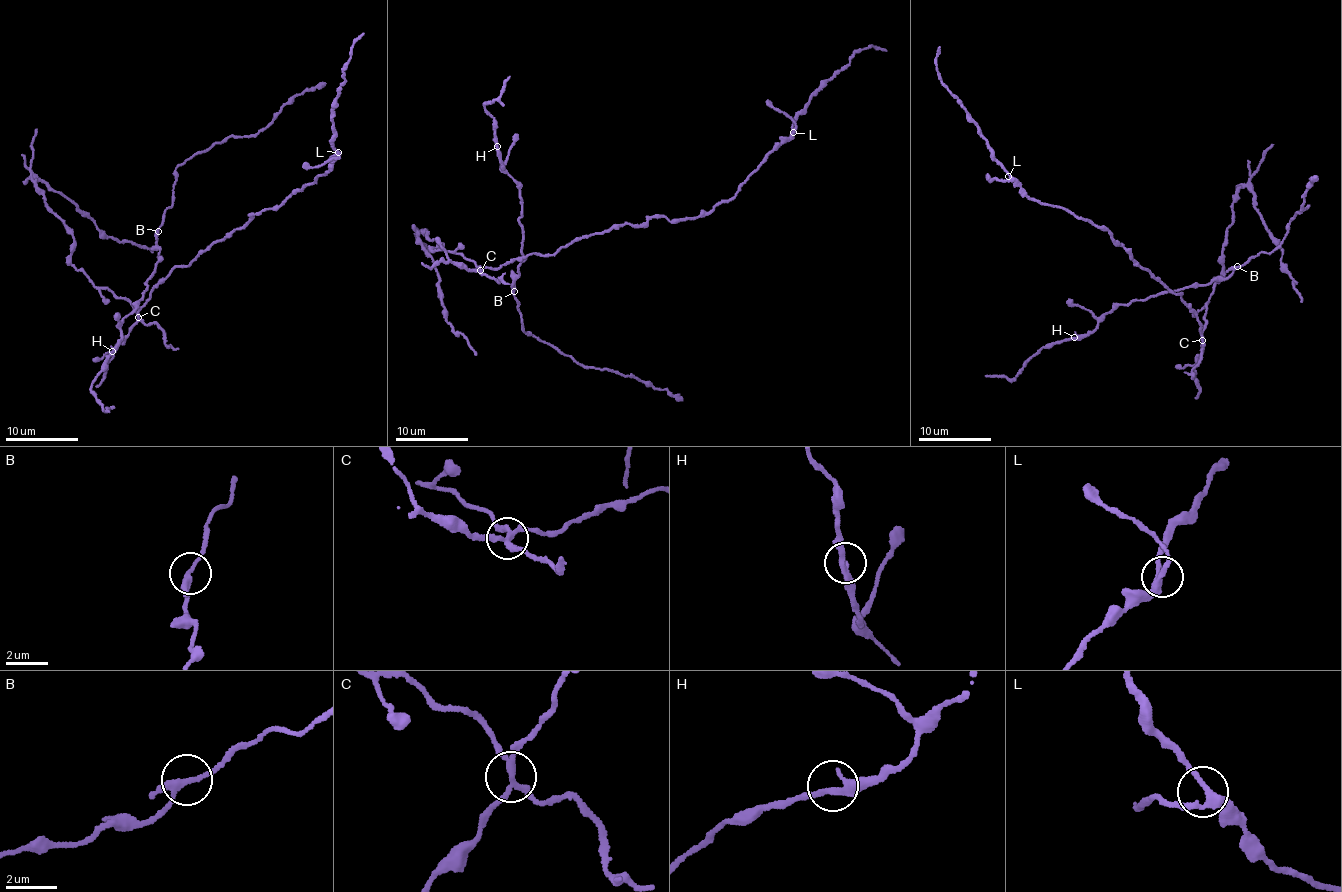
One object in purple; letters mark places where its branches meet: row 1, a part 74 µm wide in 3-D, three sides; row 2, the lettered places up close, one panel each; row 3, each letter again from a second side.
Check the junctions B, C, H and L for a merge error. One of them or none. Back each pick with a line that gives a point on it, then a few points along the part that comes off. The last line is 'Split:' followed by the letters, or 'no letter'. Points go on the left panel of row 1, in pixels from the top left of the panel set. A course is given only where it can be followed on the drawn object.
C: at (138, 317); foreign part runs (137, 317), (124, 299), (97, 289), (75, 269), (73, 234), (31, 179), (75, 204), (107, 236), (152, 253)
Split: C

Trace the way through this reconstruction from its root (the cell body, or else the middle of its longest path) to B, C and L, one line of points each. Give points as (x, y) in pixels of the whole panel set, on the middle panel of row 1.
B: (567, 247), (560, 248), (551, 256), (536, 255), (522, 245), (519, 274), (512, 285), (514, 291)
C: (567, 247), (560, 248), (551, 256), (528, 253), (512, 258), (498, 268), (480, 270)
L: (567, 247), (626, 223), (643, 224), (651, 217), (685, 221), (707, 213), (734, 196), (763, 158), (793, 132)

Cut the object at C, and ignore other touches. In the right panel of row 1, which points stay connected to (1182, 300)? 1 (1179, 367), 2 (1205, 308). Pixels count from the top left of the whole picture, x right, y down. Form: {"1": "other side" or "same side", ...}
{"1": "same side", "2": "other side"}

